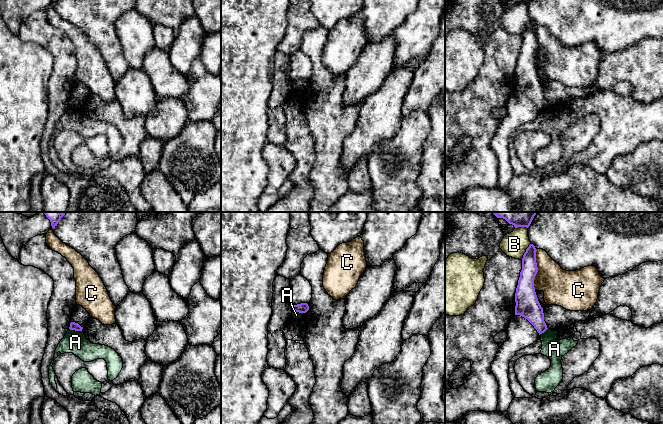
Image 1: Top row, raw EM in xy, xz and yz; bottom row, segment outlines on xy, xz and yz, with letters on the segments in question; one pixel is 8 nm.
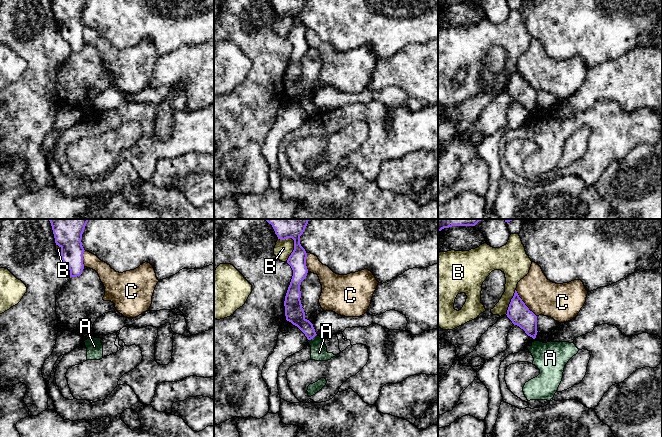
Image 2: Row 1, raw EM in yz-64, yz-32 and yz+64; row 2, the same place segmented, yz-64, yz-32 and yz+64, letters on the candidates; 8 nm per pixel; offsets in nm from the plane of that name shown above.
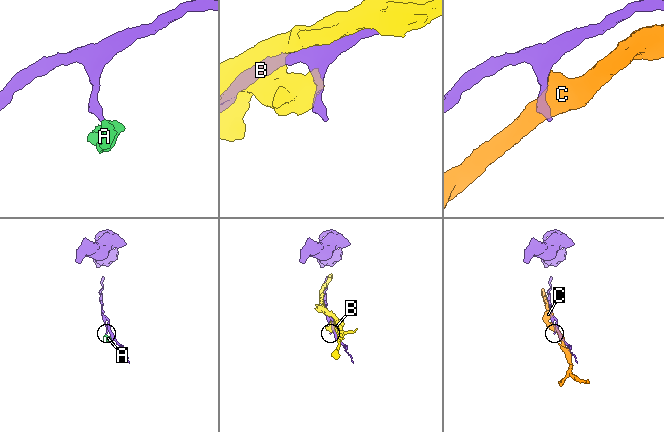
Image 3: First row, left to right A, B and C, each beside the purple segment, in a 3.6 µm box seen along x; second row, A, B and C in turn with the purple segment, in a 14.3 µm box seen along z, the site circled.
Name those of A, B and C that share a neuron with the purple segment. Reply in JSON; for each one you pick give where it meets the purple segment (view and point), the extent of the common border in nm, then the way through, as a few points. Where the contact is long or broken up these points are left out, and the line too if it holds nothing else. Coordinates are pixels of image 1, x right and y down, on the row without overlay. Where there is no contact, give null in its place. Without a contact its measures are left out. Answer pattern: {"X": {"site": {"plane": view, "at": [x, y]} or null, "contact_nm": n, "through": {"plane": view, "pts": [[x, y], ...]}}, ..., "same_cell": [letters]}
{"same_cell": []}

